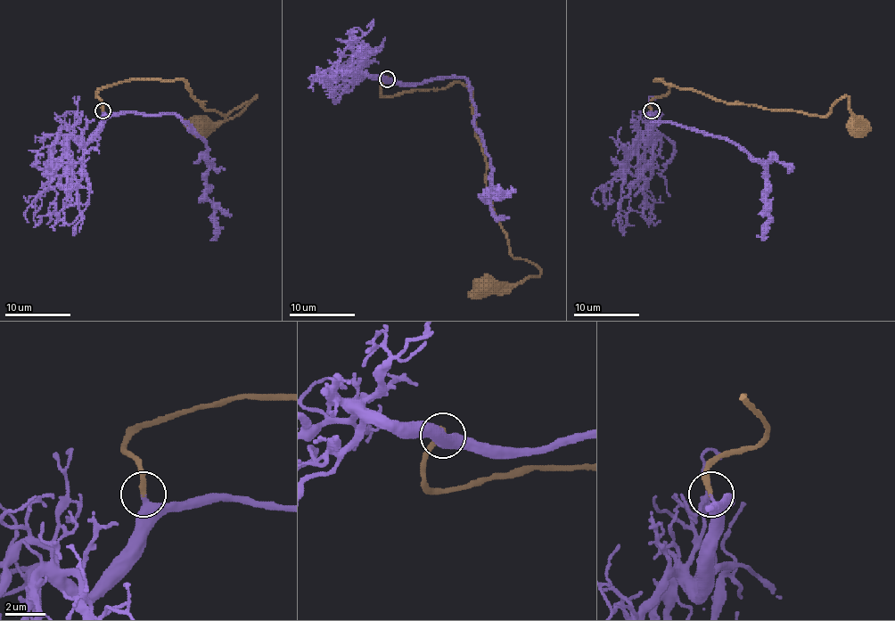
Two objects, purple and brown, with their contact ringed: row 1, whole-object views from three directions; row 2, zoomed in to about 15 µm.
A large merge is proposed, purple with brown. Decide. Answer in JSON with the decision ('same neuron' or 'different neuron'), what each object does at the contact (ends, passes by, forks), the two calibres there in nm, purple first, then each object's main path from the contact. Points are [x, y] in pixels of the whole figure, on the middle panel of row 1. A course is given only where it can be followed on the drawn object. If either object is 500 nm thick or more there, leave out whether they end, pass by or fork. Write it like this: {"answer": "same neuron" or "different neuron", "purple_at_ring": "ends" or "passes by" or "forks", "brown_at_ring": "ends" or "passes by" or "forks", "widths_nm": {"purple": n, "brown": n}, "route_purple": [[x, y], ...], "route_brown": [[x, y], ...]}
{"answer": "same neuron", "purple_at_ring": "ends", "brown_at_ring": "ends", "widths_nm": {"purple": 380, "brown": 280}, "route_purple": [[386, 79], [425, 83], [463, 77], [474, 107], [474, 125], [489, 158], [491, 193], [497, 197], [494, 189]], "route_brown": [[386, 79], [388, 97], [455, 83], [472, 93], [496, 218], [509, 252], [540, 273], [517, 283], [481, 281]]}

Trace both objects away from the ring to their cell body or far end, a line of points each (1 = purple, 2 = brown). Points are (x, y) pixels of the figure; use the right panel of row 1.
1: (652, 110), (655, 112), (650, 118), (657, 120), (726, 137), (763, 165), (769, 222), (761, 240)
2: (652, 110), (669, 88), (661, 80), (655, 80), (734, 104), (812, 116), (825, 116), (846, 96), (853, 127)

